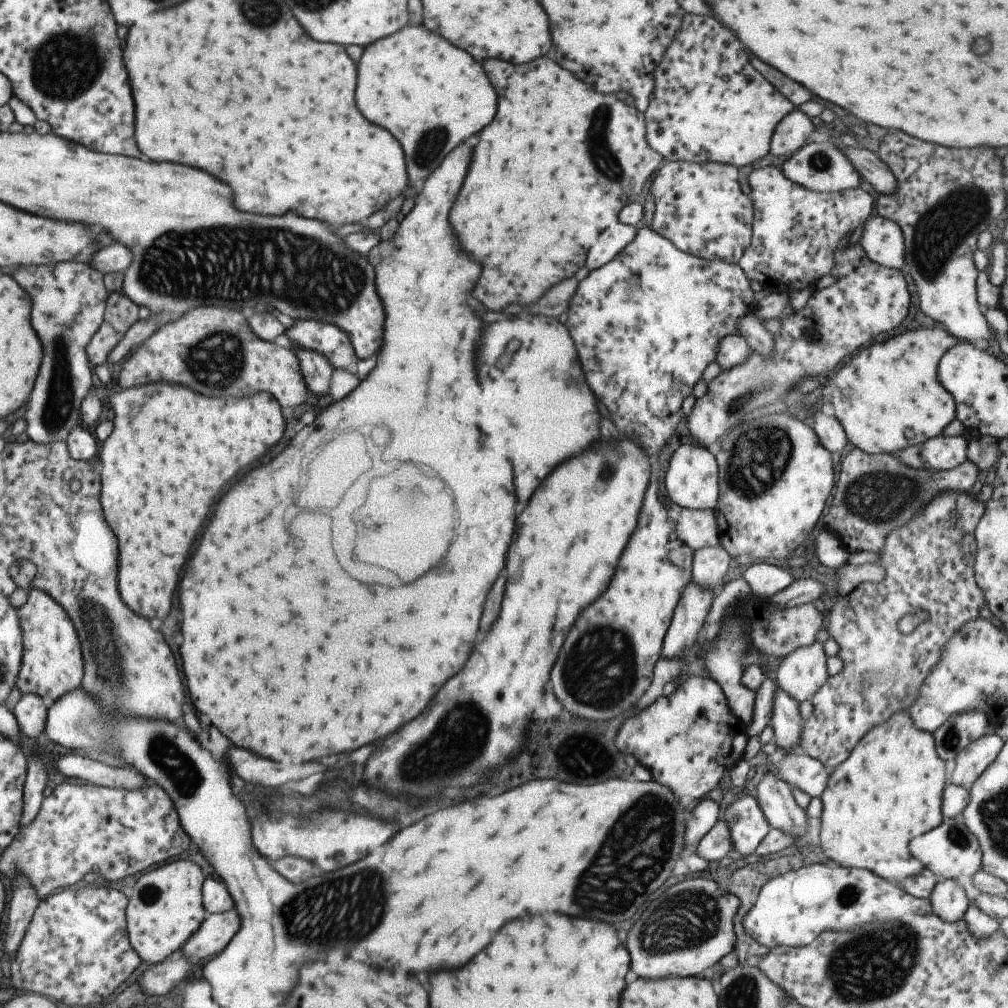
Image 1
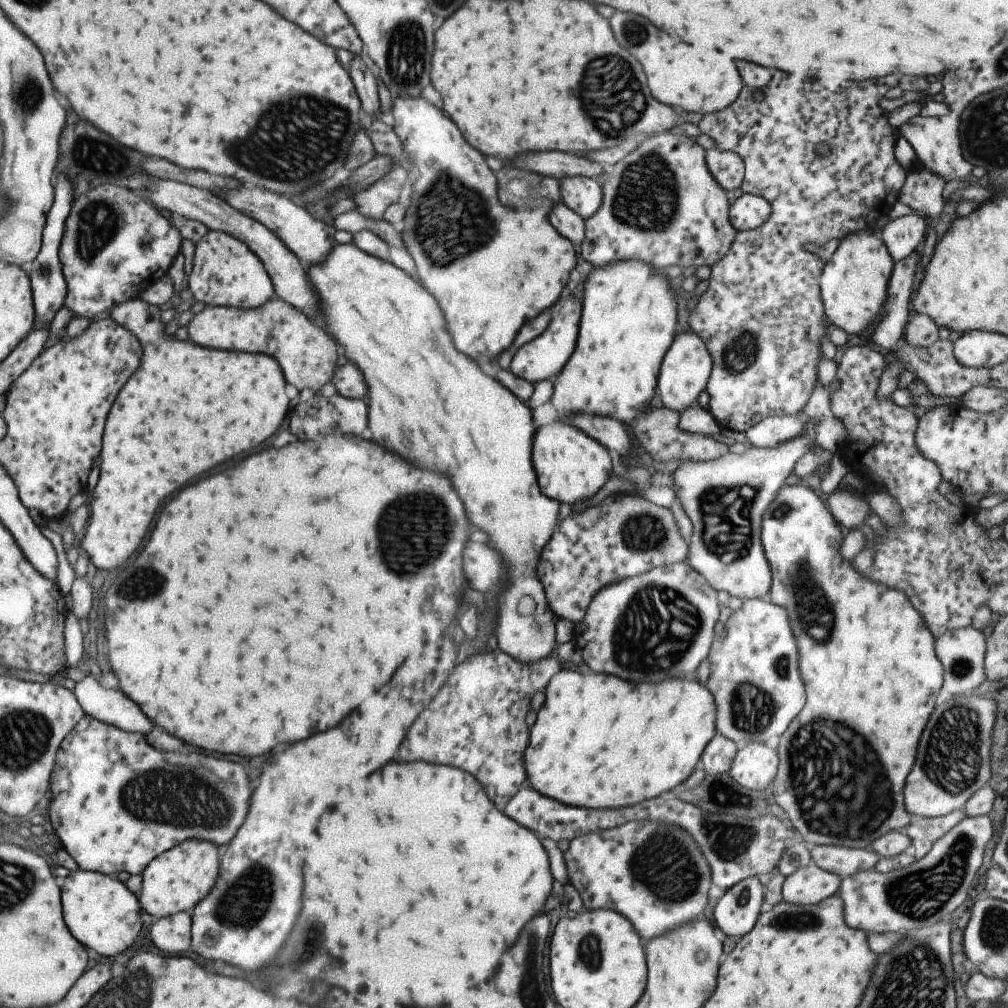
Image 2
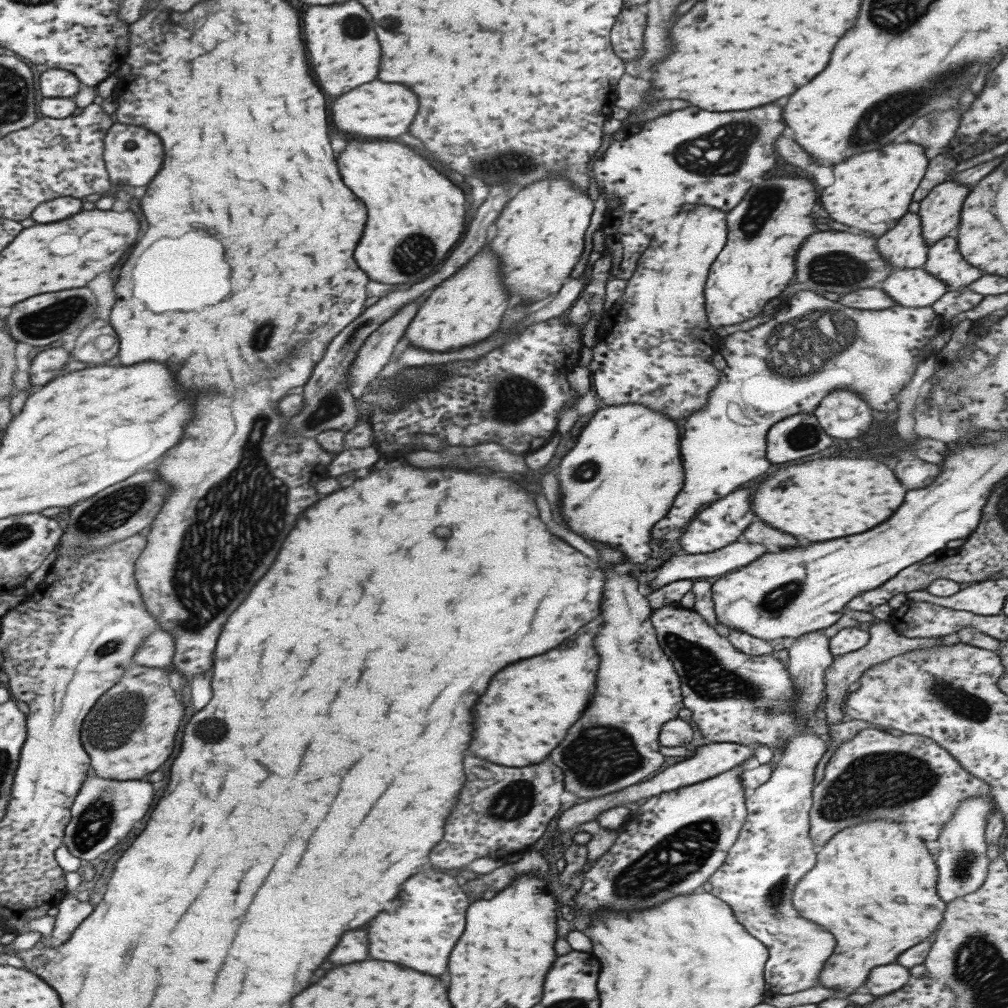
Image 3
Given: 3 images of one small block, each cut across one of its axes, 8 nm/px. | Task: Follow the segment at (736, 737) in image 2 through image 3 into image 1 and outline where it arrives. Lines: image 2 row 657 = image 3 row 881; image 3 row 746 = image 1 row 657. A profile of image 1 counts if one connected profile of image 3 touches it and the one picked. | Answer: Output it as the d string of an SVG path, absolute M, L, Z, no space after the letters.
M815 642L793 650L793 654L781 660L775 672L775 686L801 704L811 702L827 678L827 656L823 652L823 644Z

